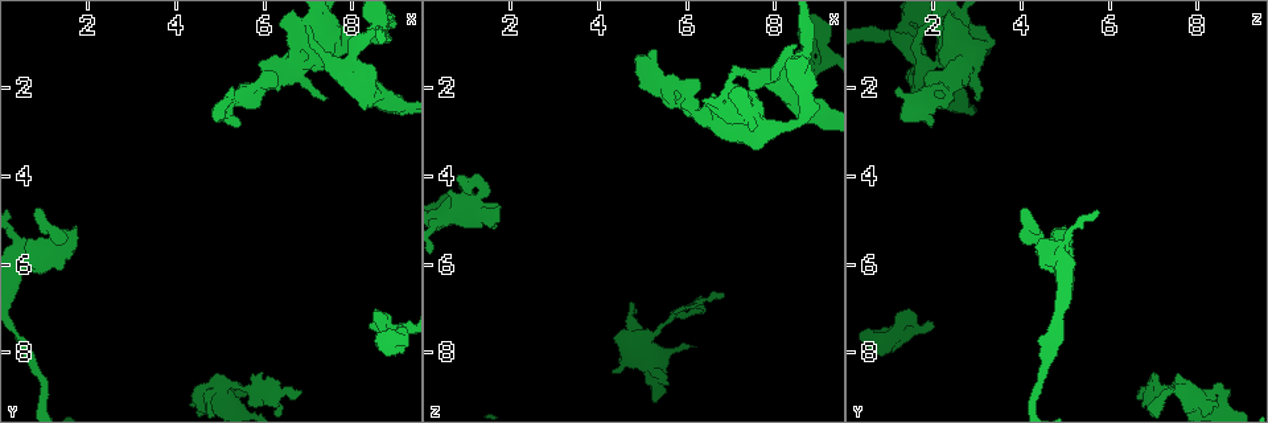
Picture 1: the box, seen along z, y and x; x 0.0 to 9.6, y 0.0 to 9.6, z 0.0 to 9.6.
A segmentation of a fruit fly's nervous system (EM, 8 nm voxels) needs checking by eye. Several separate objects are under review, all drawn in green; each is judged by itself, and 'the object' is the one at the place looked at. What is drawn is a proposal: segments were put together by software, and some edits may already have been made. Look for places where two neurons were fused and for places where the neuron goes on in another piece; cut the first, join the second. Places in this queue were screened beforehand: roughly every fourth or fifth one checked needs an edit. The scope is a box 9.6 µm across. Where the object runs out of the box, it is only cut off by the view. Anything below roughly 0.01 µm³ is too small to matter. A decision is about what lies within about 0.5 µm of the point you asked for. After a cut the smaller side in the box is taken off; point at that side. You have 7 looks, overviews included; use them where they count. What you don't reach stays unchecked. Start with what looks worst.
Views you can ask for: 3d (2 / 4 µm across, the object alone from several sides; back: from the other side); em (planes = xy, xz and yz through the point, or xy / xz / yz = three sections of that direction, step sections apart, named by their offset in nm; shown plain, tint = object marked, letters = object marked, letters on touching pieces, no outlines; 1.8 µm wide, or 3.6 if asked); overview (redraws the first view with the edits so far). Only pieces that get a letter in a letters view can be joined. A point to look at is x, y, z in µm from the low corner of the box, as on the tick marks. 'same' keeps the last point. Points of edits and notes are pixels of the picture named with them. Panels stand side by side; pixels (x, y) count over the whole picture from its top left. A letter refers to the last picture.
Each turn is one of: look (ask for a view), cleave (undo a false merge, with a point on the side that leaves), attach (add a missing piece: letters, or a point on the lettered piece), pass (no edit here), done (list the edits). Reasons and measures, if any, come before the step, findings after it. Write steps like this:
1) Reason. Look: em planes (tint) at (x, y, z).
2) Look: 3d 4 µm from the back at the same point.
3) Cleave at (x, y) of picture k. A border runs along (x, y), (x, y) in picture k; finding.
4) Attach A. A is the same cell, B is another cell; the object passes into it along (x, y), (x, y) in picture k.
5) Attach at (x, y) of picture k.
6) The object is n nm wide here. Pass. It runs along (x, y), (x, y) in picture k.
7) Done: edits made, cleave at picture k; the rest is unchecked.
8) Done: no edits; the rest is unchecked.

Calibre changes. Look: em xy step 16 (tint) at (7.30, 0.90, 2.70).

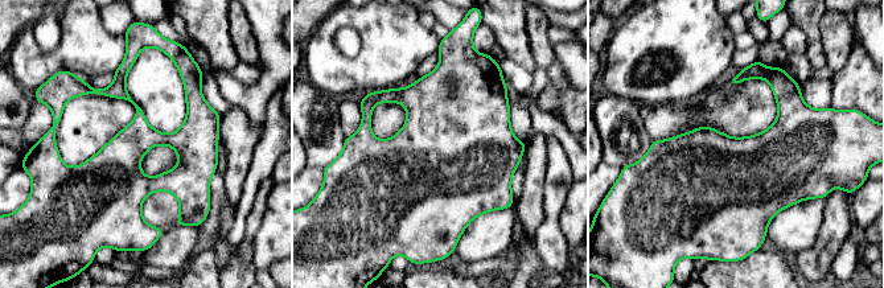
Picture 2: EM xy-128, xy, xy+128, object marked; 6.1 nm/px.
Look: em planes (letters) at the same point.

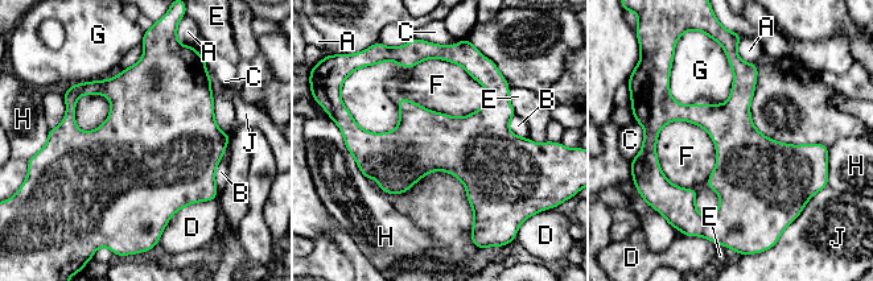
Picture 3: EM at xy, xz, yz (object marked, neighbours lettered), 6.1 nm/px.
Pass. A, B, C, D, E, F, G, H and J are other cells; a border runs along (676, 119), (657, 160), (695, 189) in picture 3; one neuron here.

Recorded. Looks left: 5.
Narrows sharply. Look: 3d 4 µm at (5.00, 8.85, 7.65).

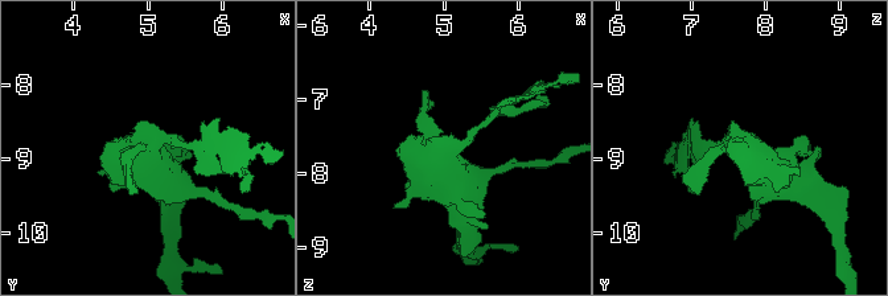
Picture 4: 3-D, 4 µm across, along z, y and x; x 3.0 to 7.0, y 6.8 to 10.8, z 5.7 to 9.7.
Look: em 3.6 µm yz step 4 (tint) at (5.05, 8.85, 7.75).

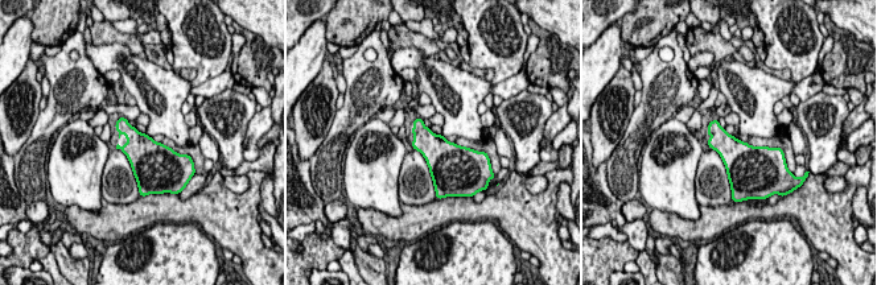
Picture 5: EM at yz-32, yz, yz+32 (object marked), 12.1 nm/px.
Another direction. Look: em 3.6 µm planes (letters) at the same point.

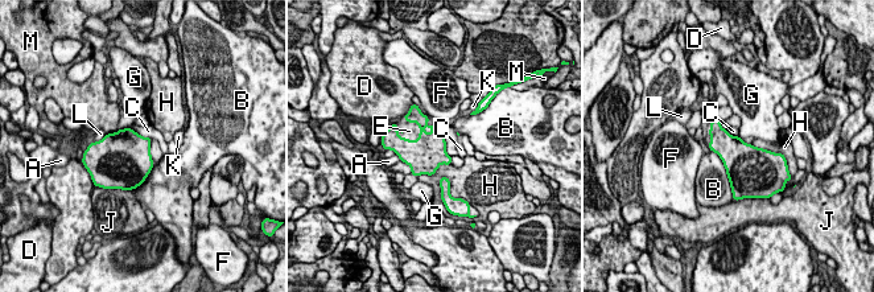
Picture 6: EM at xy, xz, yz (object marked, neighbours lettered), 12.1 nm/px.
The longest contact is with B, 600 nm. Attach E. E is the same cell, A, B, C, D, F, G, H, J, K, L and M are other cells; the object passes into it along (424, 156), (413, 140), (409, 131) in picture 6; the neuron continues.

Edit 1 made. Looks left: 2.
Touches itself. Look: 3d 2 µm at (8.85, 7.45, 1.65).

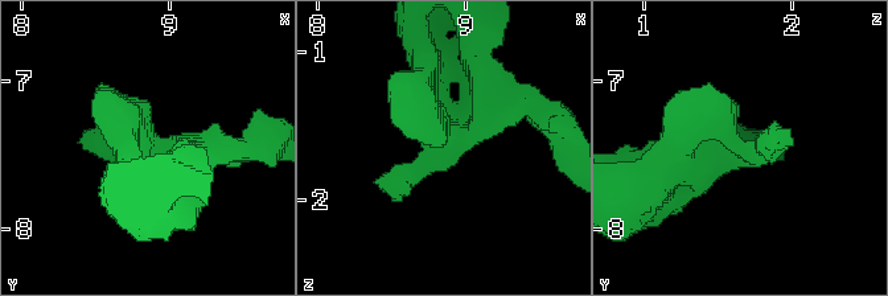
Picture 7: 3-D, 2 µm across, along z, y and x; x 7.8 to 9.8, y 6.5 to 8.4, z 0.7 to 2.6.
The arms are 200, 220 nm wide. Look: em xz step 4 (letters) at (8.80, 7.48, 1.70).

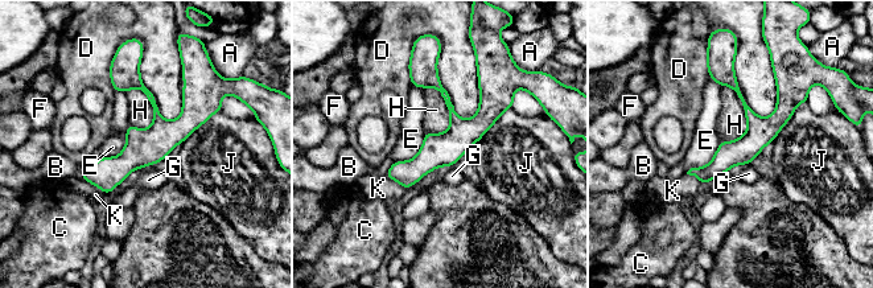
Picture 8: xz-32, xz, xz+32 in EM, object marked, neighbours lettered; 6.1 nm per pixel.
The longest contact is with D, 440 nm. Pass. A, B, C, D, E, F, G, H, J and K are other cells; all the same neuron.

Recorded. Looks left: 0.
Done: edits made, attach at picture 6; the rest is unchecked.

